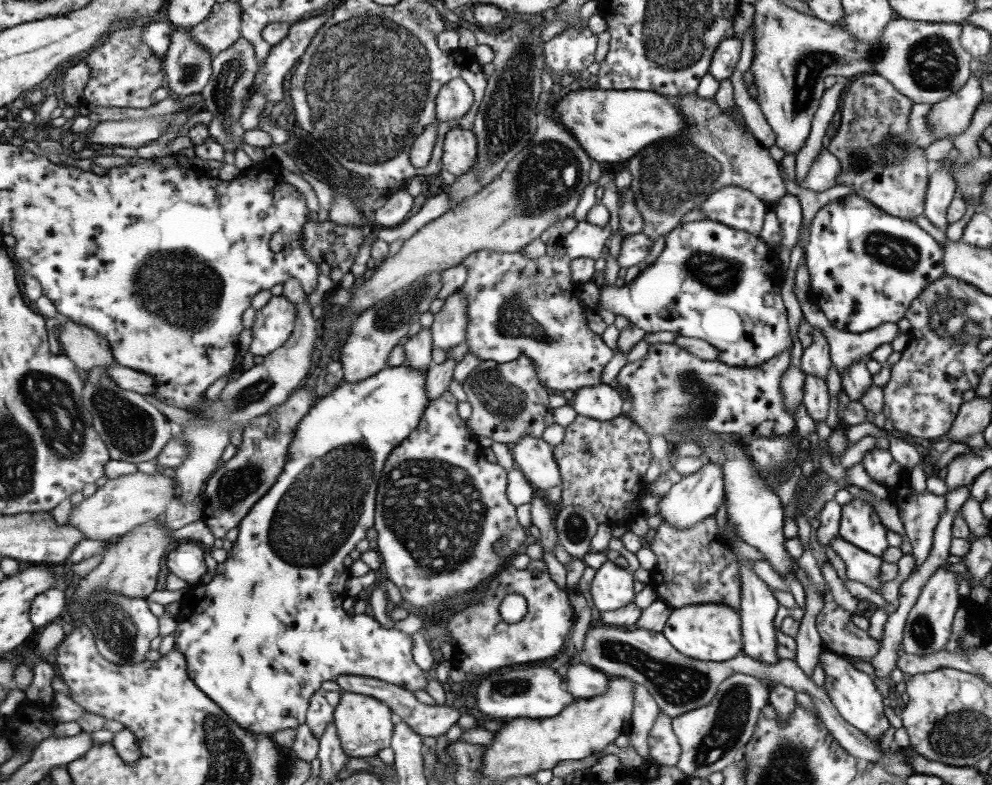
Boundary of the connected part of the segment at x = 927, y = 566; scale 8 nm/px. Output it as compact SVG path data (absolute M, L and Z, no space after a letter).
M959 486L959 488L953 488L949 494L945 494L945 514L941 514L939 522L937 522L937 528L933 532L933 544L931 544L931 550L929 550L929 556L927 560L915 568L901 584L899 584L899 592L897 592L897 600L895 600L895 612L887 616L887 622L883 626L883 638L879 640L879 650L877 654L871 658L871 666L873 666L873 674L877 678L887 678L895 668L897 668L897 646L901 644L903 640L903 628L907 624L907 616L911 612L911 608L915 606L919 594L921 594L921 588L925 588L925 584L929 582L929 578L935 574L935 570L939 570L939 566L943 566L951 554L949 554L949 546L951 546L951 538L953 538L953 520L955 520L955 514L961 510L961 506L965 504L965 500L969 498L969 486Z

